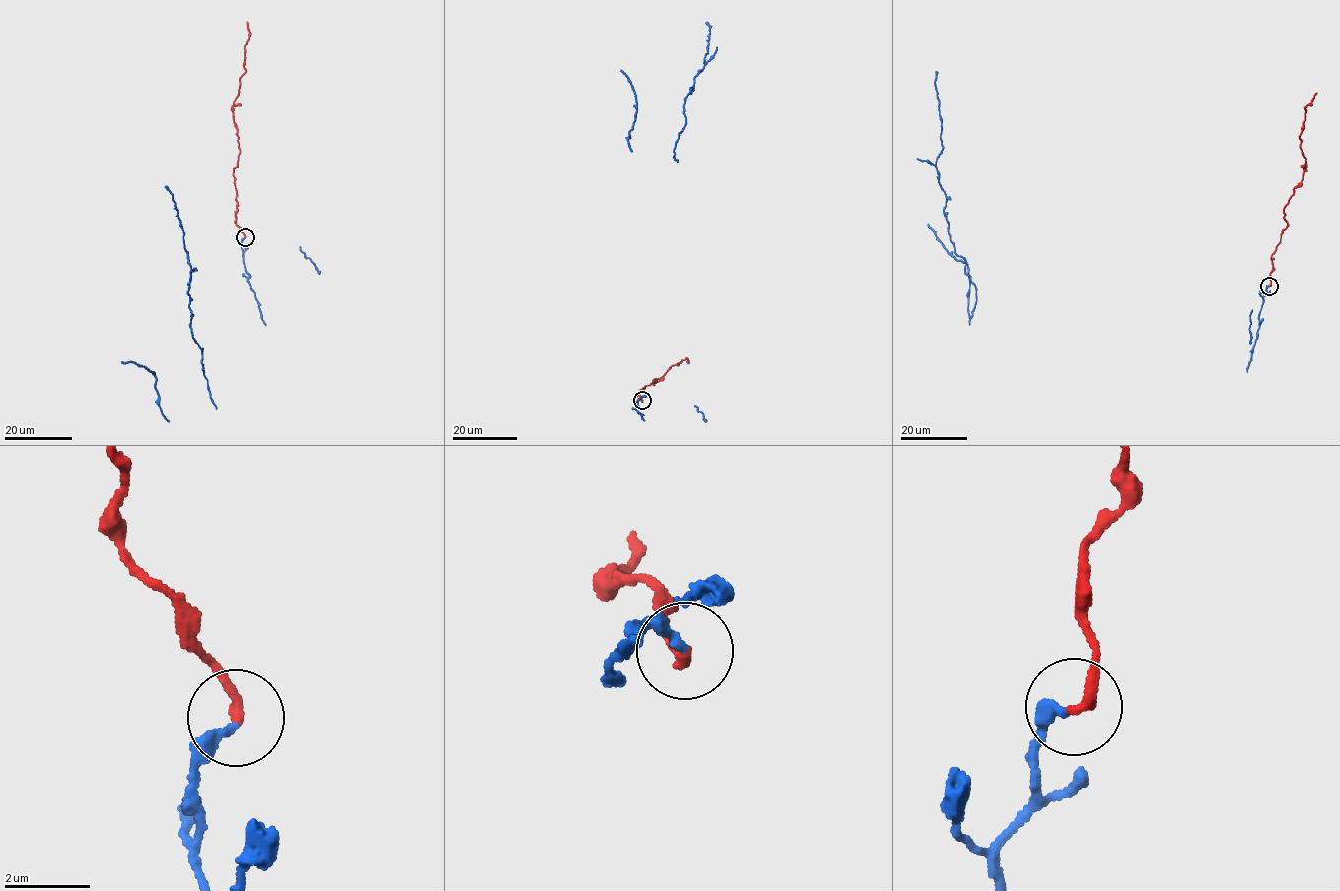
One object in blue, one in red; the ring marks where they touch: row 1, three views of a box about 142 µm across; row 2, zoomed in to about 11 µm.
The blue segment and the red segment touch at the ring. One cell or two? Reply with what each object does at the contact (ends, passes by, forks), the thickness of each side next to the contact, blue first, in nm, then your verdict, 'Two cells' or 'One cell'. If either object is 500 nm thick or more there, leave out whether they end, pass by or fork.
At the ring blue ends. At the ring red ends. Thickness 220 nm (blue) against 240 nm. One cell

